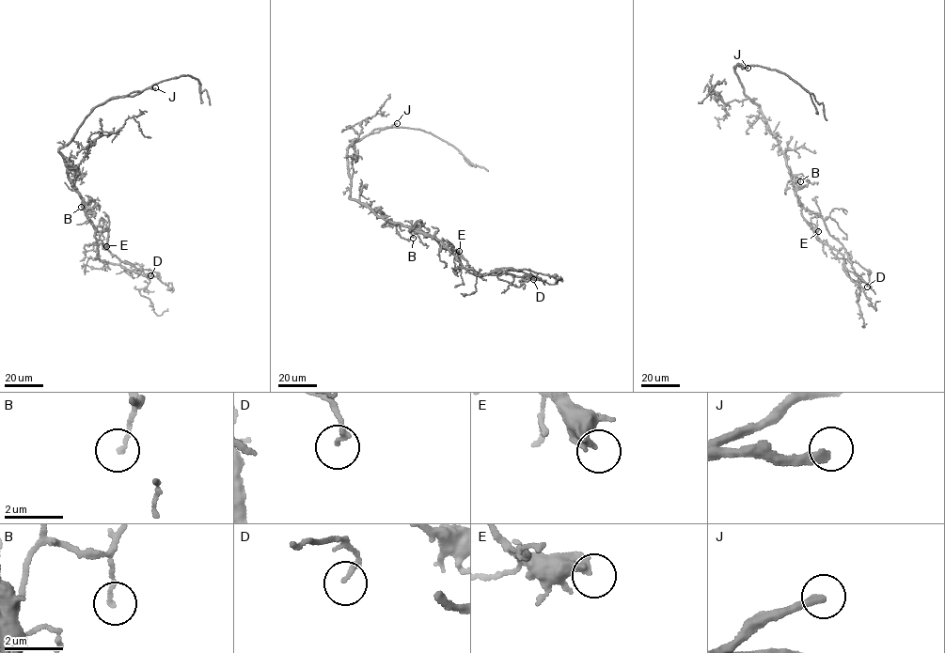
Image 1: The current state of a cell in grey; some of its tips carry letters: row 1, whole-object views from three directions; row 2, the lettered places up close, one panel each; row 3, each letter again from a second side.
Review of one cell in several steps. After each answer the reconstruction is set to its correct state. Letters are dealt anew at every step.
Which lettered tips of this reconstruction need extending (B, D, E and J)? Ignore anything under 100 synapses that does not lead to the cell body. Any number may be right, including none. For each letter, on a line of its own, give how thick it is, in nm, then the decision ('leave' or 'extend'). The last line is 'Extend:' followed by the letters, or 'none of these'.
B: calibre 140 nm; leave
D: calibre 160 nm; leave
E: calibre 440 nm; leave
J: calibre 260 nm; extend
Extend: J

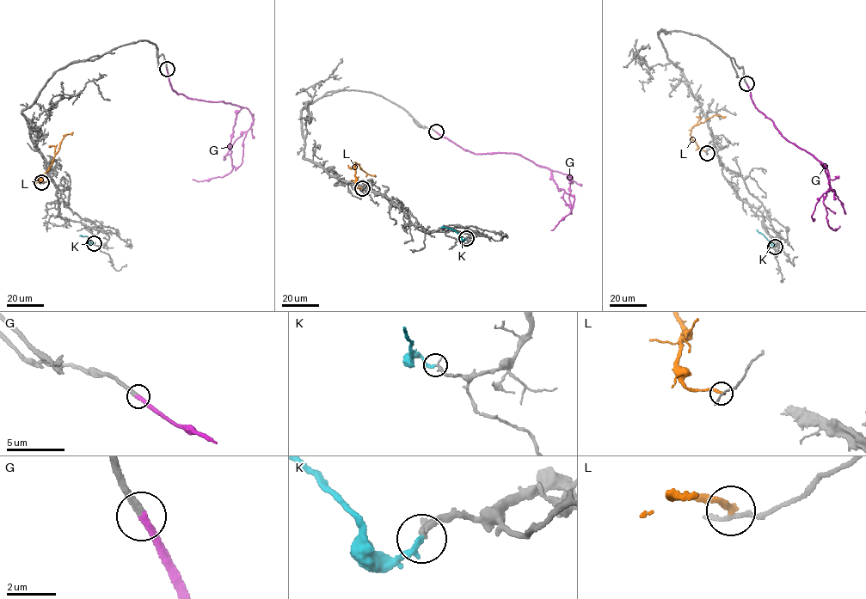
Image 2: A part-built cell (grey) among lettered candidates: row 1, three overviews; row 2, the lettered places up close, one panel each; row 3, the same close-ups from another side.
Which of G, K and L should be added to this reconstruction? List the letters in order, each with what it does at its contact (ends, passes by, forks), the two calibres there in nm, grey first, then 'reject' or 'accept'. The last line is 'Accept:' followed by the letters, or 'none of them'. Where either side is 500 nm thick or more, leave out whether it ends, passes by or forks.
G: it ends | 320/360 nm | accept
K: it ends | 280/280 nm | accept
L: it ends | 240/260 nm | reject
Accept: G, K

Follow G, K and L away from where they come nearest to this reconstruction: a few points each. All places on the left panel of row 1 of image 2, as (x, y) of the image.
G: (167, 69), (171, 88), (178, 93), (241, 108), (230, 145), (231, 171), (222, 177), (193, 179)
K: (94, 243), (90, 243), (87, 236), (80, 235)
L: (41, 182), (36, 181), (51, 165), (64, 137), (72, 132)

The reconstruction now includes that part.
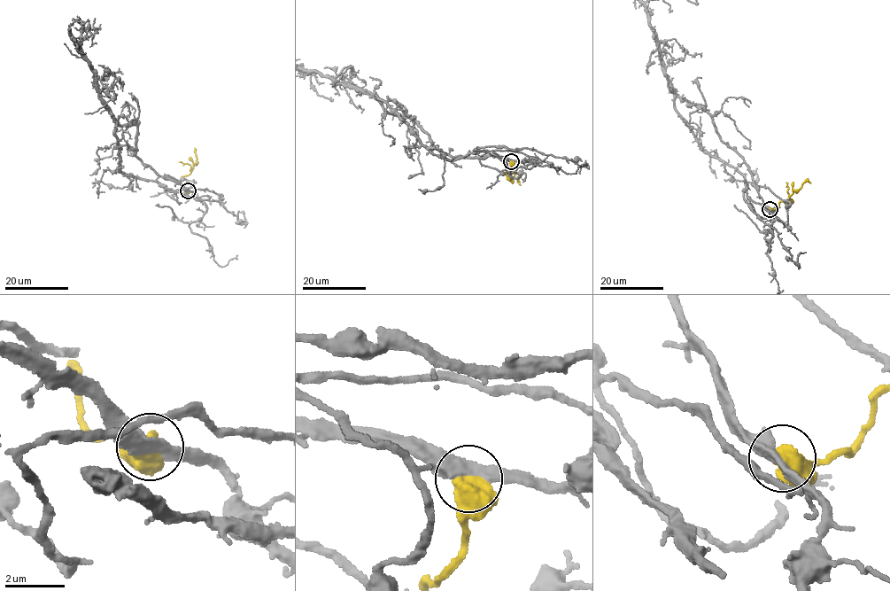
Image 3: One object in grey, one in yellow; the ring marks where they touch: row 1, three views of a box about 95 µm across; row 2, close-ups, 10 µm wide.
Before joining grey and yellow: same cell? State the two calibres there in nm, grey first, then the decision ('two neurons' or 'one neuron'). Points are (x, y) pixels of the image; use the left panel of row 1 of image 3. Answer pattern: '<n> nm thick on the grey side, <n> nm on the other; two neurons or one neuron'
400 nm thick on the grey side, 850 nm on the other; two neurons

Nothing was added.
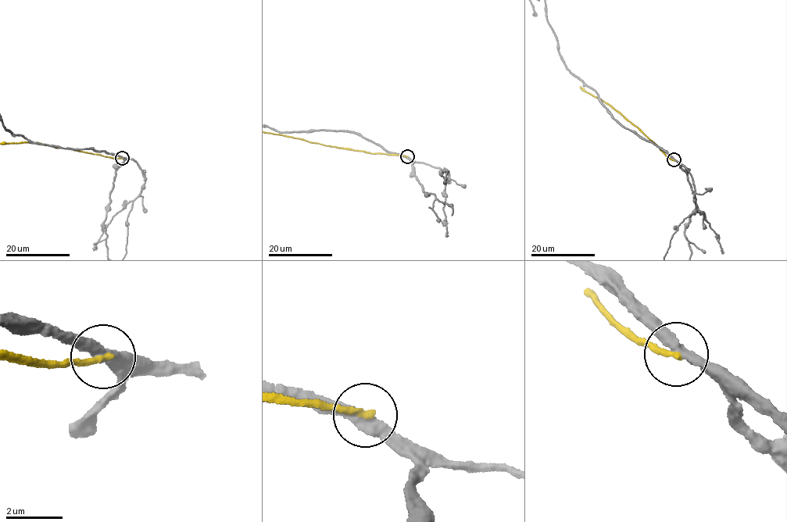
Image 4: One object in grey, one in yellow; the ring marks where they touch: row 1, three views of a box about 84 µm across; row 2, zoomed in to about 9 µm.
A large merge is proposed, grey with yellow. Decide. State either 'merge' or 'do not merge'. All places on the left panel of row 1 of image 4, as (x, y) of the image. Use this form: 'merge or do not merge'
do not merge

